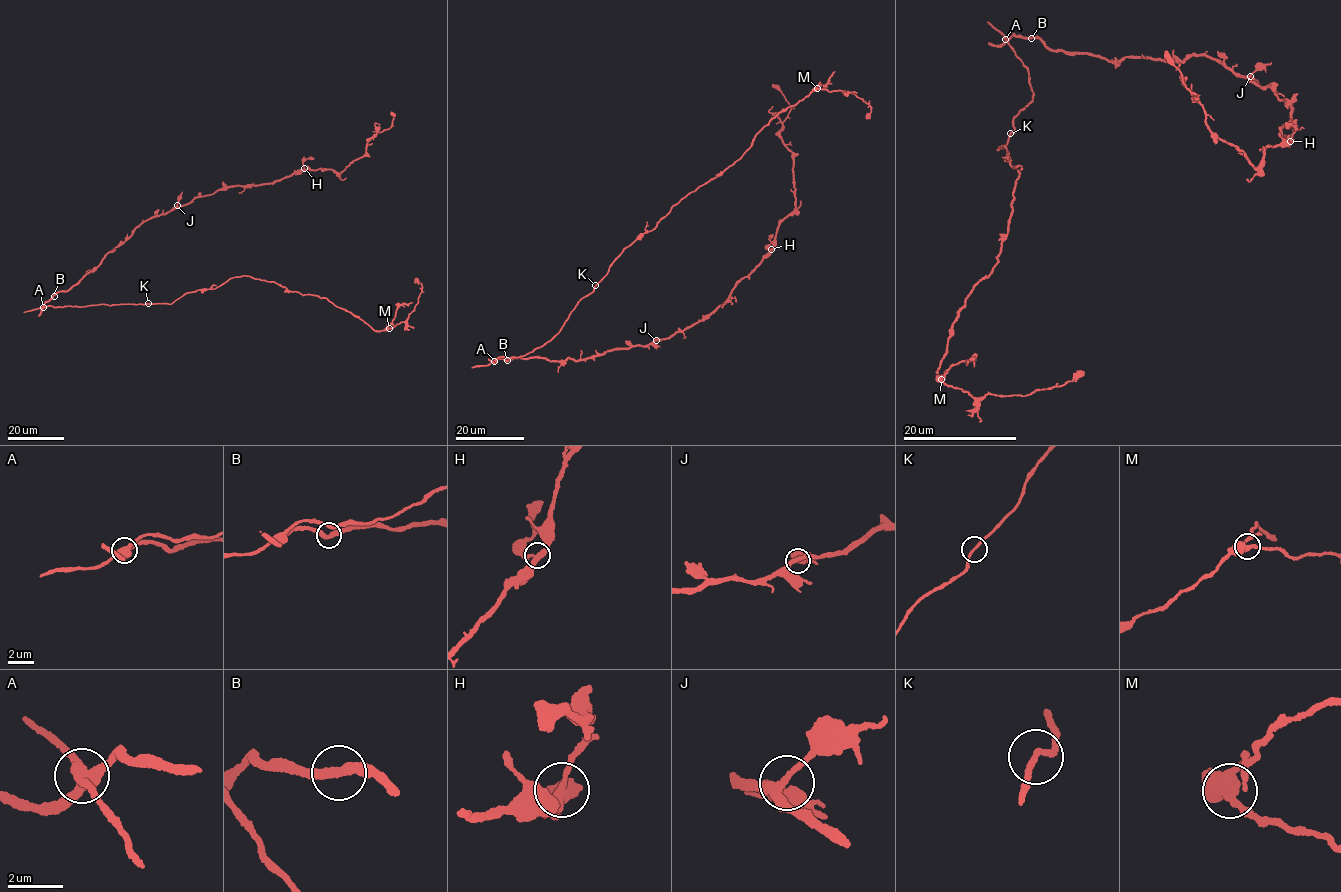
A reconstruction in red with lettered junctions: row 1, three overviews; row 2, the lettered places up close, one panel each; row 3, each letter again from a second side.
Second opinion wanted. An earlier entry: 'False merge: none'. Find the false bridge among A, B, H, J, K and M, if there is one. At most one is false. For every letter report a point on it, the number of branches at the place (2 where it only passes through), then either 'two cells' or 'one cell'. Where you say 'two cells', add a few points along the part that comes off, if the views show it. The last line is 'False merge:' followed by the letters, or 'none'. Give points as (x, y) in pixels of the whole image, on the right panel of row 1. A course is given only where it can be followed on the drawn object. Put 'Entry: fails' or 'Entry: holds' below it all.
A: at (1005, 39); 4 branches meet; two cells; foreign part runs (1005, 38), (1034, 94), (998, 149), (1020, 166), (1014, 210), (937, 377), (1000, 397), (1083, 371)
B: at (1031, 38); 2 branches meet; one cell
H: at (1290, 141); 3 branches meet; one cell
J: at (1250, 76); 3 branches meet; one cell
K: at (1010, 133); 2 branches meet; one cell
M: at (941, 379); 3 branches meet; one cell
False merge: A
Entry: fails

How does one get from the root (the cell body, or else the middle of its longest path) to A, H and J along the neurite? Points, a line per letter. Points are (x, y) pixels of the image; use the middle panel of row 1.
A: (507, 361), (494, 361)
H: (507, 361), (539, 356), (551, 361), (568, 357), (579, 360), (672, 336), (714, 312), (771, 249)
J: (507, 361), (539, 356), (551, 361), (568, 357), (579, 360), (656, 340)

